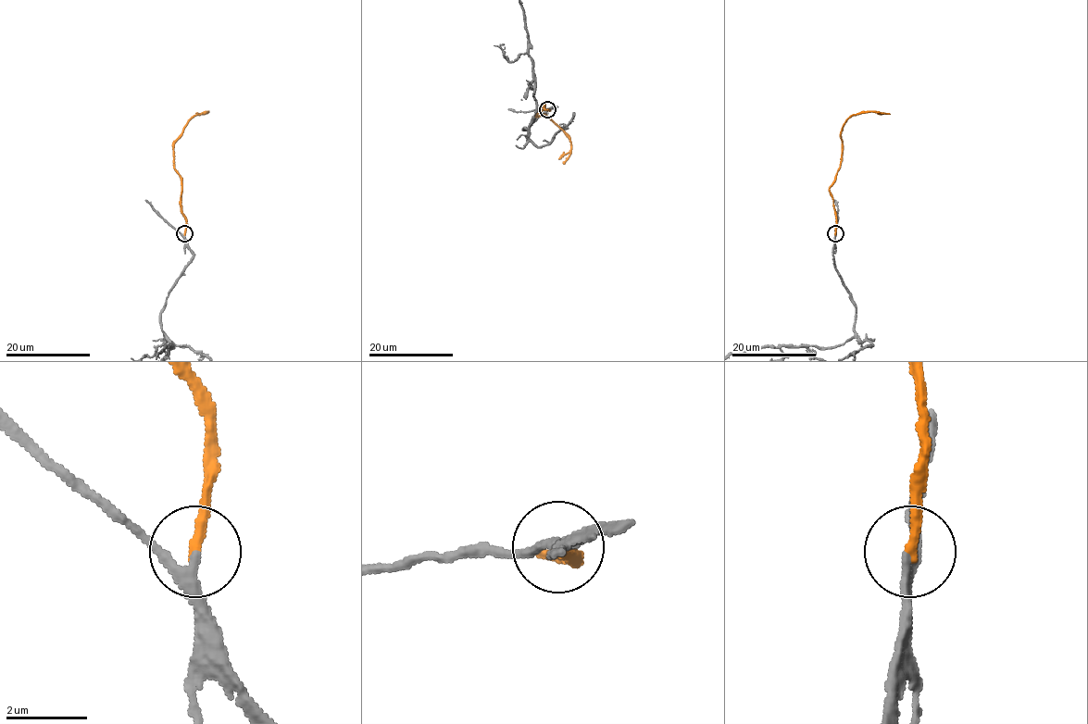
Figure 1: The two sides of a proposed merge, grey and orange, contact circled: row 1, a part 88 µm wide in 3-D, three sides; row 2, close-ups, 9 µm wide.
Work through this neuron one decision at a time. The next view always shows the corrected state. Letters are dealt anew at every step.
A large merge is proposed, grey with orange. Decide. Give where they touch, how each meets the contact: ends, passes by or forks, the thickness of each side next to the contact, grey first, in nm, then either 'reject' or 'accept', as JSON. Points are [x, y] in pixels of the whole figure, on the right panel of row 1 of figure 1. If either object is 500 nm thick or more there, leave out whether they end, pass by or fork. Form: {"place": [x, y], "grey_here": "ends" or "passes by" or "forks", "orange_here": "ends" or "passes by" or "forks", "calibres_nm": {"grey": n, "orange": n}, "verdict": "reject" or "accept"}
{"place": [835, 233], "grey_here": "passes by", "orange_here": "ends", "calibres_nm": {"grey": 200, "orange": 240}, "verdict": "accept"}

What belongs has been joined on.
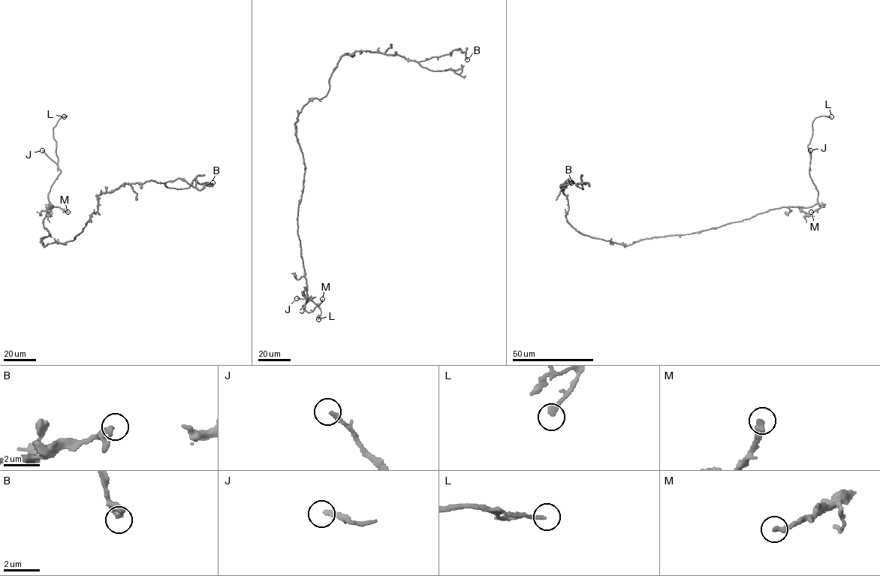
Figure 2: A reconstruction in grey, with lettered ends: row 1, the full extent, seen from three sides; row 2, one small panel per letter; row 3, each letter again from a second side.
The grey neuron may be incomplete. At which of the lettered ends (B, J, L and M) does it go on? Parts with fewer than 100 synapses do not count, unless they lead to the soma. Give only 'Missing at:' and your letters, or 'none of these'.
Missing at: L

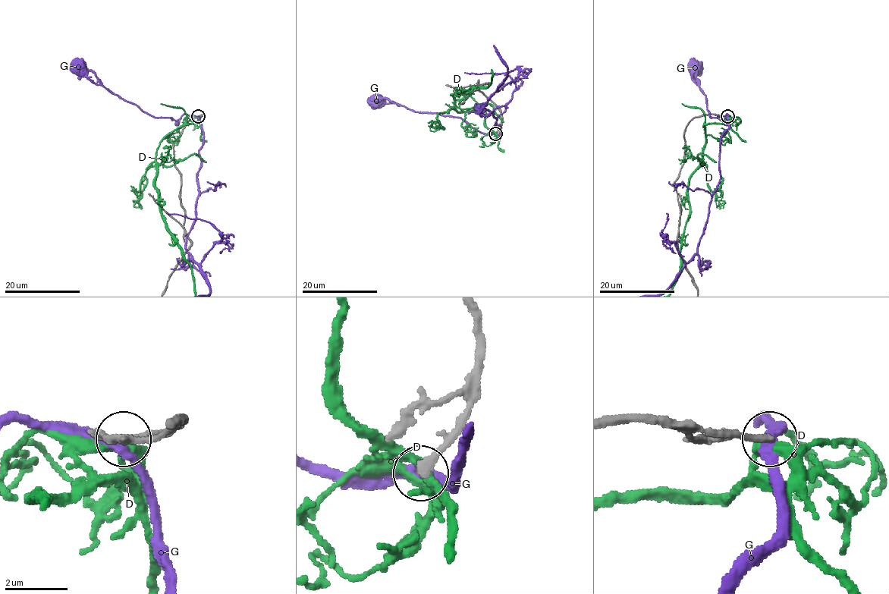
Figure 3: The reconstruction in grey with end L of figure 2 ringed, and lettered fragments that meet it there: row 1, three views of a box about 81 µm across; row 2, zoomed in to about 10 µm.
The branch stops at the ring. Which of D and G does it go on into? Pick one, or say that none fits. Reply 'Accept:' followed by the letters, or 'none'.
Accept: none

